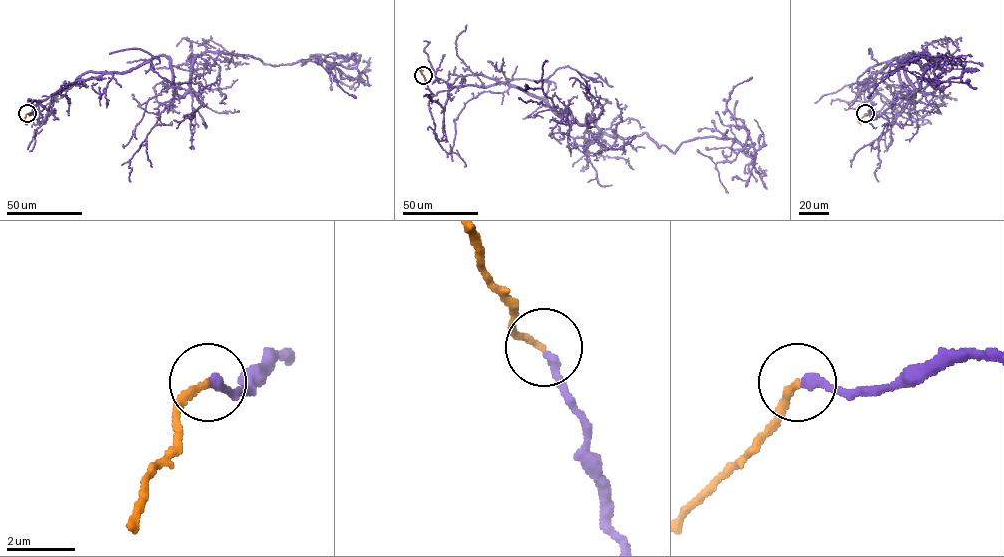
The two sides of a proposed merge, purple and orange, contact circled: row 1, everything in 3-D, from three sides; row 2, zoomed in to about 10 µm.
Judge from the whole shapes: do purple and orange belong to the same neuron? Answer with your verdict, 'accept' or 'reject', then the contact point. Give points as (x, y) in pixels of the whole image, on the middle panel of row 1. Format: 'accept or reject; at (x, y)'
accept; at (423, 75)

